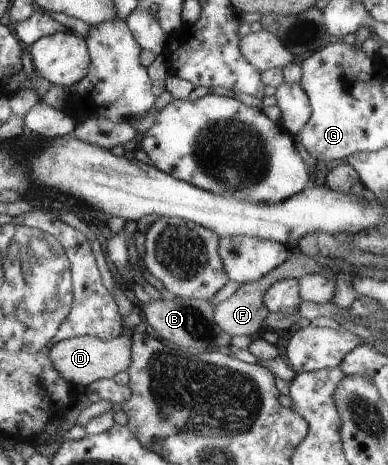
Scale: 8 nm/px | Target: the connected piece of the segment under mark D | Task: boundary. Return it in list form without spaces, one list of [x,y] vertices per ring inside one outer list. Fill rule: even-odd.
[[[120,335],[115,339],[102,339],[90,336],[79,336],[56,343],[48,353],[54,369],[68,379],[74,386],[88,387],[103,378],[114,378],[118,373],[128,370],[132,363],[130,339]]]

